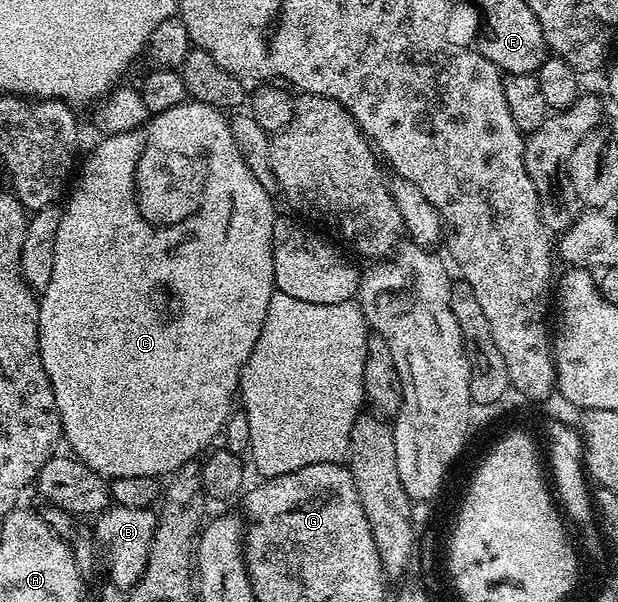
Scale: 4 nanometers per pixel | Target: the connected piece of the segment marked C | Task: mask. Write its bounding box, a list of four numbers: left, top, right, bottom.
[39,101,275,481]

